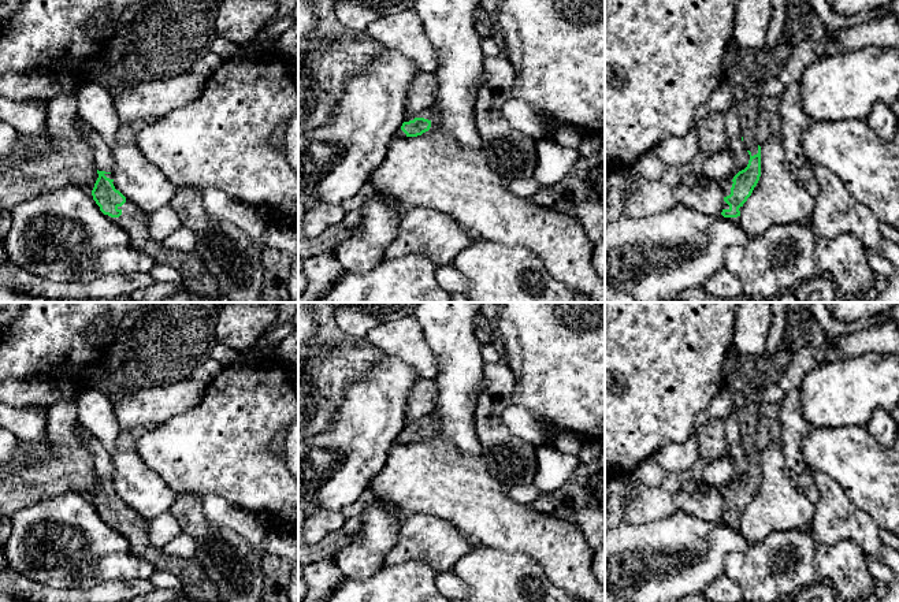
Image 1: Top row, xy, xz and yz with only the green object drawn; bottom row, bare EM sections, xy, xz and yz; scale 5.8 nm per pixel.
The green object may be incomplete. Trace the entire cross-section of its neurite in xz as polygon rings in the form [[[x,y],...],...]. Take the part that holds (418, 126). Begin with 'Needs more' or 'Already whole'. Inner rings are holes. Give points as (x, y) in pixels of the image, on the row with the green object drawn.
Needs more. [[[430,108],[421,114],[406,114],[405,122],[398,129],[395,137],[417,137],[428,130],[439,127],[439,118],[434,108]]]

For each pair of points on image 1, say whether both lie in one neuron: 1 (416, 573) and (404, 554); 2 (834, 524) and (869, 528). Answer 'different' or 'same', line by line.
1: different
2: same

